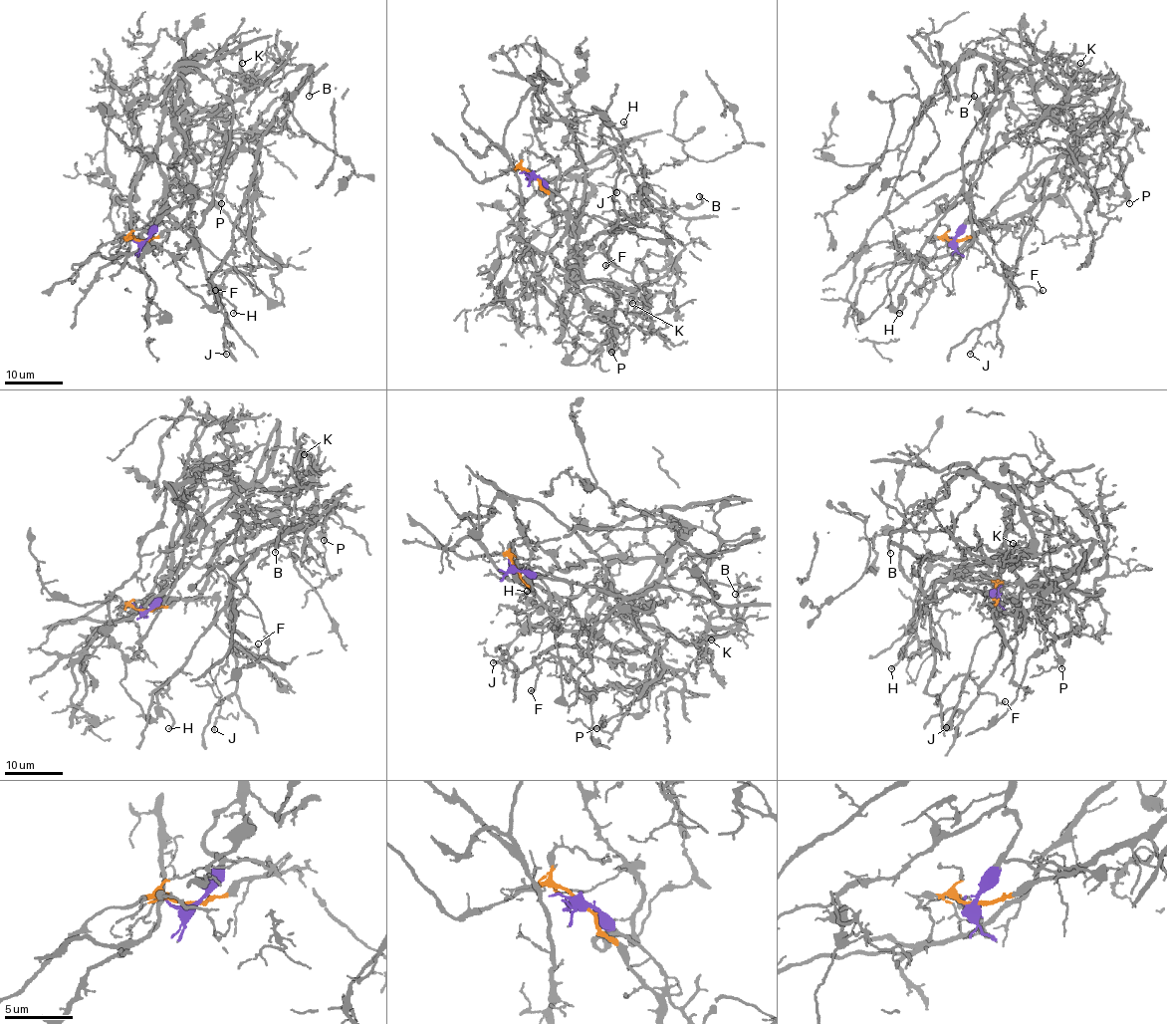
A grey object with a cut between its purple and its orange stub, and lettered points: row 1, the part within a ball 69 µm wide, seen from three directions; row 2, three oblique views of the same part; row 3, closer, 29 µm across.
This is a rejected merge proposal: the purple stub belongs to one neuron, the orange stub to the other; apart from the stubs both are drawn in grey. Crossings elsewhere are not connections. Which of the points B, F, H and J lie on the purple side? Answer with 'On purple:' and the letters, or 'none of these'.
On purple: B, H

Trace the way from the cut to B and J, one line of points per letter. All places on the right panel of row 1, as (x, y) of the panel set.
B: (954, 240), (973, 209), (971, 174), (1005, 89), (993, 56), (1003, 62), (996, 88), (981, 65), (974, 95)
J: (954, 240), (1013, 219), (1035, 203), (1048, 176), (1042, 211), (1020, 248), (1002, 315), (981, 330), (970, 354)

